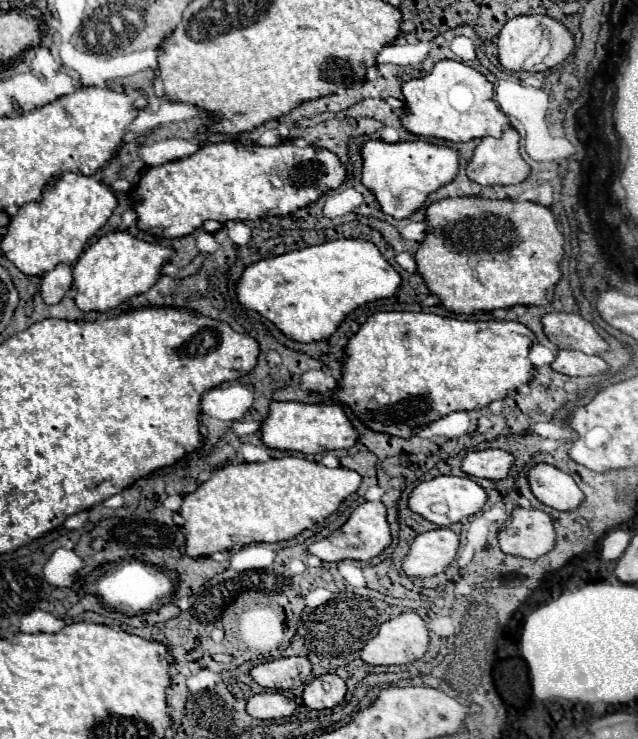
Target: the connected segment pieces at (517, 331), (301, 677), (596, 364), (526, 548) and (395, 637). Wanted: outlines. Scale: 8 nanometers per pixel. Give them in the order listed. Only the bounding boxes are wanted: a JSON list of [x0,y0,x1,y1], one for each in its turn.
[[334,312,536,438],[250,656,312,690],[552,350,608,376],[498,508,556,560],[360,612,430,666]]

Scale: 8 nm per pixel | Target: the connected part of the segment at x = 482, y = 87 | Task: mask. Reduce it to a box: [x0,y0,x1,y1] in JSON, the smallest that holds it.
[402,60,510,142]

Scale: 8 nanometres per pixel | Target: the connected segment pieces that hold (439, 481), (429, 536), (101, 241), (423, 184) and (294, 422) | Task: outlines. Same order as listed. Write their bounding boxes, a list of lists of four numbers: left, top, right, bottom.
[[408,476,488,526],[404,528,458,578],[74,230,174,310],[362,140,460,218],[262,402,358,454]]

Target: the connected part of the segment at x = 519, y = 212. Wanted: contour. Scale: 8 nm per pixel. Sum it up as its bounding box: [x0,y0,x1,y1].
[414,196,564,314]

